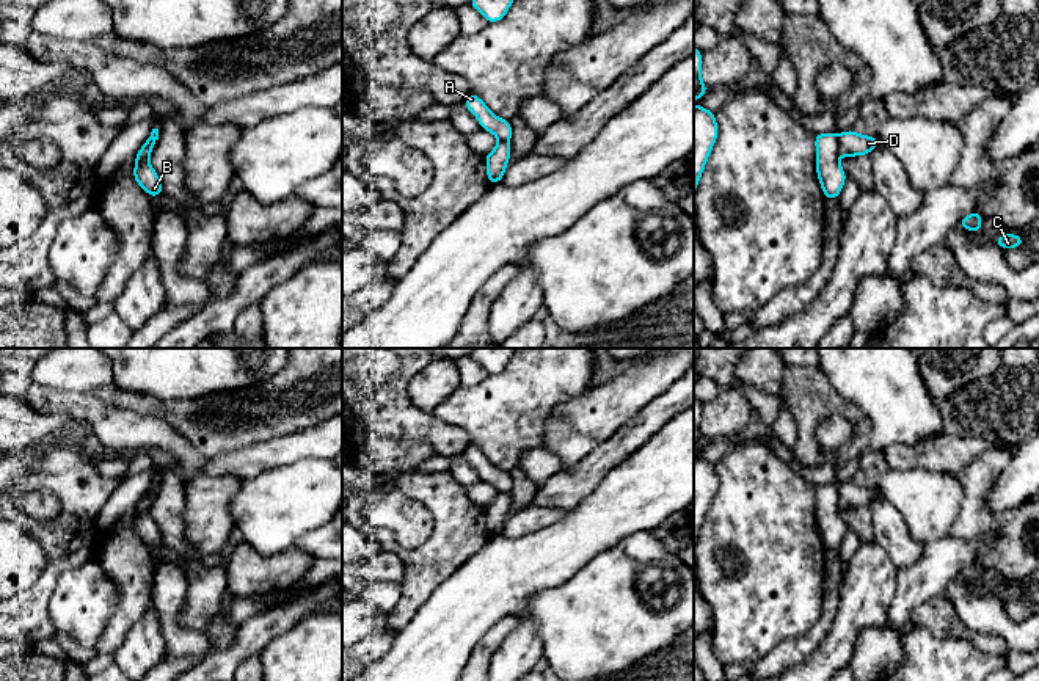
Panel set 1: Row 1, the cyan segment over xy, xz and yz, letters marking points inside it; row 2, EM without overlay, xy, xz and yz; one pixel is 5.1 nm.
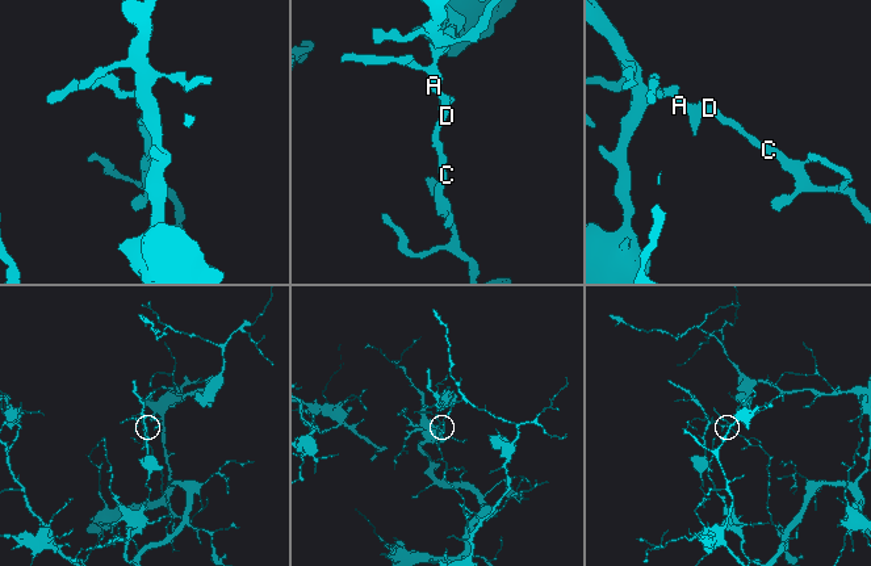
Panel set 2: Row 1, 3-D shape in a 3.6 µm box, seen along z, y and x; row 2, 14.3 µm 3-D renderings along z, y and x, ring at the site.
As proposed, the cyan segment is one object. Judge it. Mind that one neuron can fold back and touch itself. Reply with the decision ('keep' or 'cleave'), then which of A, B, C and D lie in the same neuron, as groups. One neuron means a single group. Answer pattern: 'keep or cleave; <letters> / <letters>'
cleave; A B / C D

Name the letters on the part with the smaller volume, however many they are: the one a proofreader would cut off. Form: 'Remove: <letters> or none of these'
Remove: A, B

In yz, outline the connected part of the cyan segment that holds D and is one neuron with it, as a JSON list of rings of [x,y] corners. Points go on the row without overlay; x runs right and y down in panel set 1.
[[[852,480],[838,486],[838,504],[841,508],[869,507],[879,496],[877,488],[862,486]]]

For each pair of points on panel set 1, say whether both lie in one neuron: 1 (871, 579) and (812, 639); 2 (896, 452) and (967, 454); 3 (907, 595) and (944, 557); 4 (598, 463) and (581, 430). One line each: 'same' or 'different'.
1: different
2: same
3: same
4: different

